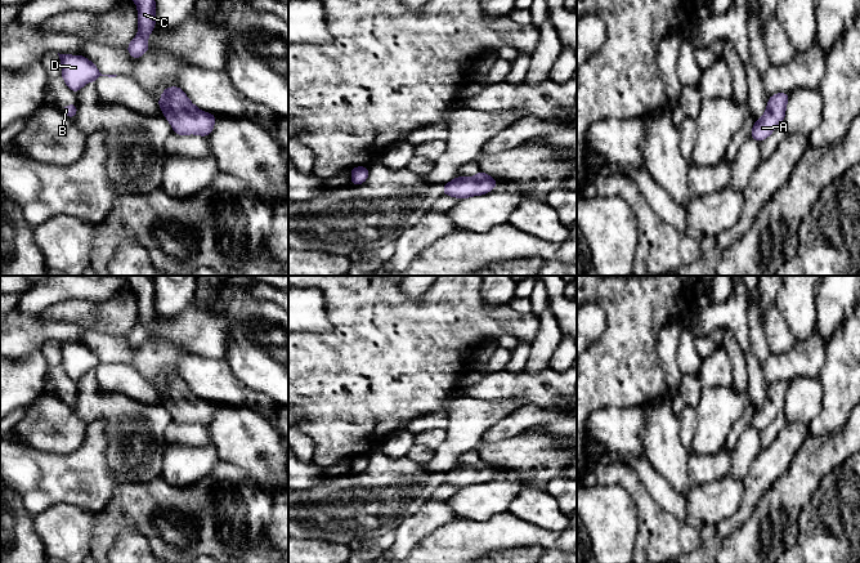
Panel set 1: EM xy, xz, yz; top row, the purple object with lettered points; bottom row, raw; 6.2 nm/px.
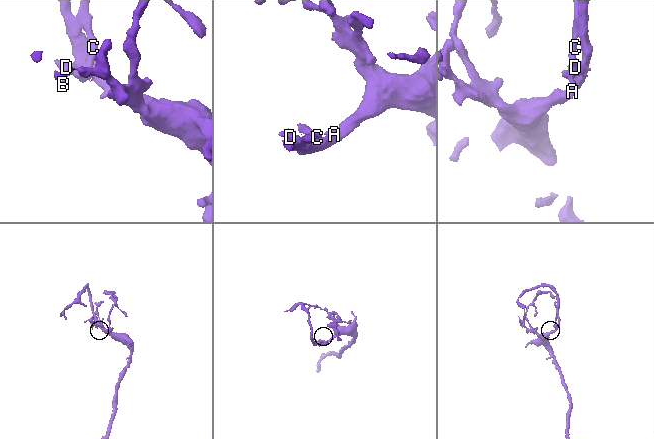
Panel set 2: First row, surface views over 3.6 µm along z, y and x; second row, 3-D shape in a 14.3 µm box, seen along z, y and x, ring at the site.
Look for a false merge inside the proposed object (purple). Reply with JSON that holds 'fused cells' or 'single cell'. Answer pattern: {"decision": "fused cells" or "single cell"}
{"decision": "single cell"}

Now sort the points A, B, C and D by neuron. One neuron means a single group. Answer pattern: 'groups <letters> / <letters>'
groups A B C D

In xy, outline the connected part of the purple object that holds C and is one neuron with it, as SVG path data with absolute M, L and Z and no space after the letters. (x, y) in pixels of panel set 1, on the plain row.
M127 276L127 286L133 287L138 295L139 321L126 339L133 347L140 348L149 339L147 326L156 314L154 283L148 276Z

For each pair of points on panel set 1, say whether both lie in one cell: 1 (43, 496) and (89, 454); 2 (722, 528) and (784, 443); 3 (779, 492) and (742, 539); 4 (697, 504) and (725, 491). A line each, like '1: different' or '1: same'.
1: same
2: same
3: same
4: same

